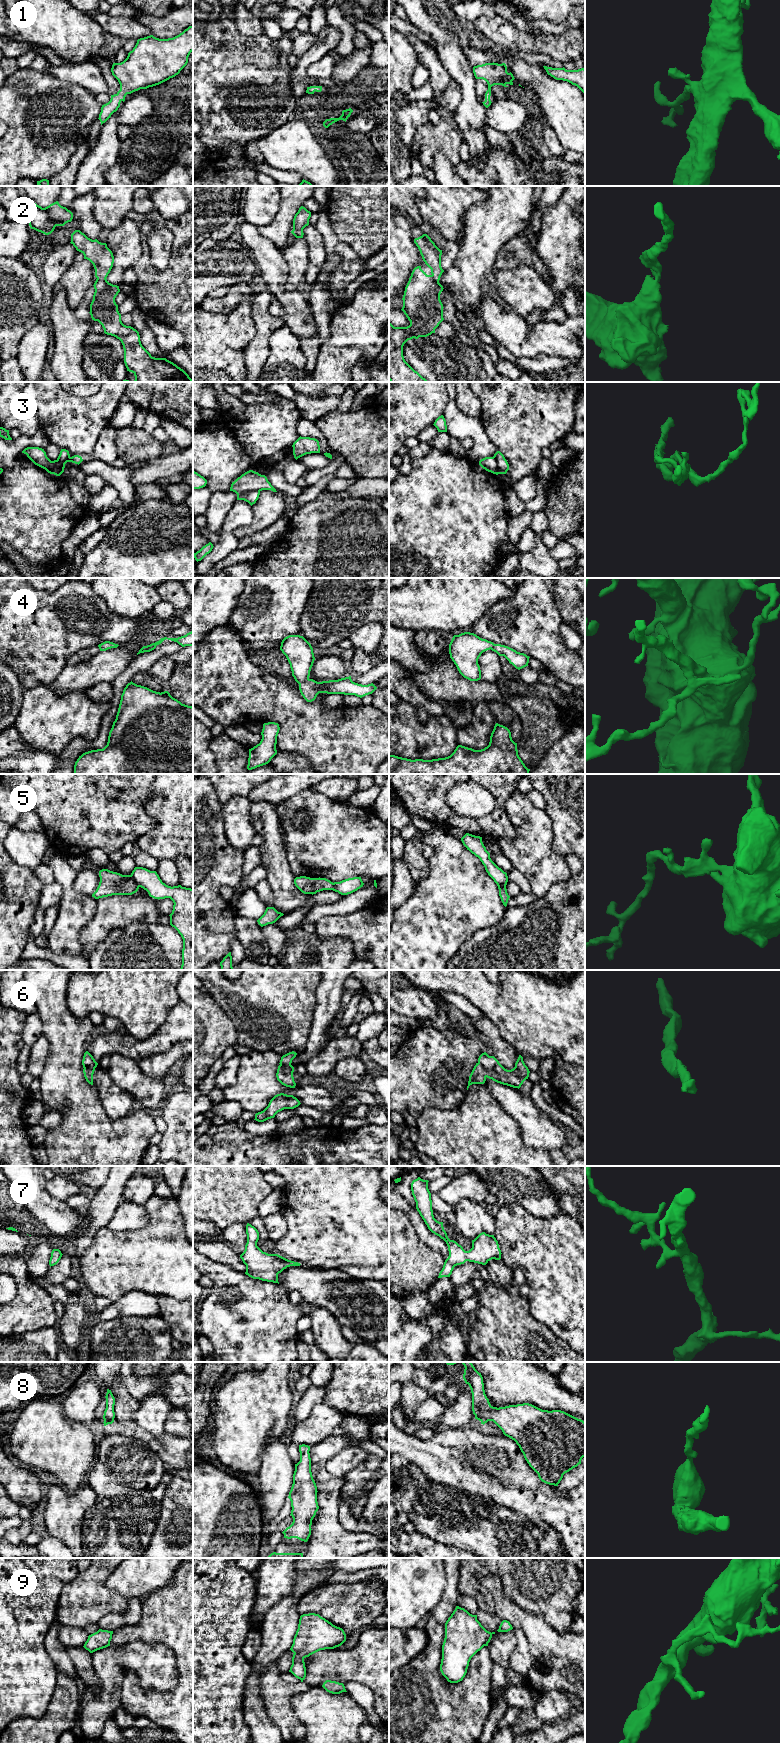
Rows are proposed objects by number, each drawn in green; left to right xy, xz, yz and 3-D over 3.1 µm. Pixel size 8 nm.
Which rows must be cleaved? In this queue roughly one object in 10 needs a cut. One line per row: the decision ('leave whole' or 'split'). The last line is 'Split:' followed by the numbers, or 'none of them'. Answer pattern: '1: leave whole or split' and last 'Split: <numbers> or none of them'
1: leave whole
2: leave whole
3: split
4: leave whole
5: split
6: leave whole
7: leave whole
8: leave whole
9: leave whole
Split: 3, 5

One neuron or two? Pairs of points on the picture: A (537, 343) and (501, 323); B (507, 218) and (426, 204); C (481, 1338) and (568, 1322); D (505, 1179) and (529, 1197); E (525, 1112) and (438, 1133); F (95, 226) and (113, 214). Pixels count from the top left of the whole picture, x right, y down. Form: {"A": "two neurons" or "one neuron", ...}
{"A": "one neuron", "B": "two neurons", "C": "two neurons", "D": "one neuron", "E": "two neurons", "F": "two neurons"}

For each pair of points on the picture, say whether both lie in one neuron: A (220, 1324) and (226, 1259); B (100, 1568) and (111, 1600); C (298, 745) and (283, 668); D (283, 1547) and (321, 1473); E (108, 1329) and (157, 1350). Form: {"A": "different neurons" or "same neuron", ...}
{"A": "different neurons", "B": "same neuron", "C": "different neurons", "D": "different neurons", "E": "same neuron"}

